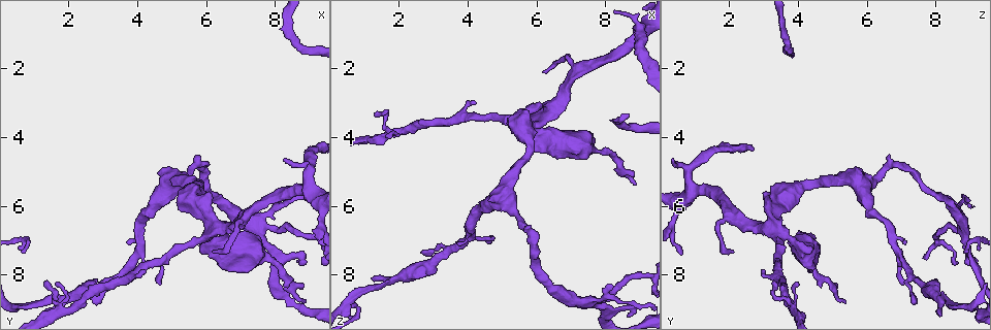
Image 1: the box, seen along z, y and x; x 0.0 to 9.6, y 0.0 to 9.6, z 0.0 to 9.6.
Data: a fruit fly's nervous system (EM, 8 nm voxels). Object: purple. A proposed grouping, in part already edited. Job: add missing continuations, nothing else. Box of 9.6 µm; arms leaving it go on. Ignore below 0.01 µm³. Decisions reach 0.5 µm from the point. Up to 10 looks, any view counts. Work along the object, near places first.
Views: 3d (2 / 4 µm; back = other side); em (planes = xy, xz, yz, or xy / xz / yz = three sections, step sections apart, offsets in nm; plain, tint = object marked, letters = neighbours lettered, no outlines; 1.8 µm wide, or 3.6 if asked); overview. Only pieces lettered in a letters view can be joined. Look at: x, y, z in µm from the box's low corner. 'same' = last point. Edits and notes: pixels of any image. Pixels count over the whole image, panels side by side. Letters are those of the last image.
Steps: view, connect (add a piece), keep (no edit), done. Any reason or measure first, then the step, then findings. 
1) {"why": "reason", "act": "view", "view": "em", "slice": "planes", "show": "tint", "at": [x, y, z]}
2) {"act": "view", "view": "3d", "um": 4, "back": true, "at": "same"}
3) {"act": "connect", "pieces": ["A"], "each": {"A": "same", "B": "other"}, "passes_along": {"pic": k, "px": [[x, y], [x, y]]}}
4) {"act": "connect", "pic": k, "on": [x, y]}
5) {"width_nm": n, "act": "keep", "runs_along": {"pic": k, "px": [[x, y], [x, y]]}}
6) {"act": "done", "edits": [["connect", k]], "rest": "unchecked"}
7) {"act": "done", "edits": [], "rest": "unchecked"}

{"why": "a fork", "act": "view", "view": "3d", "um": 4, "at": [1.75, 9.10, 3.90]}

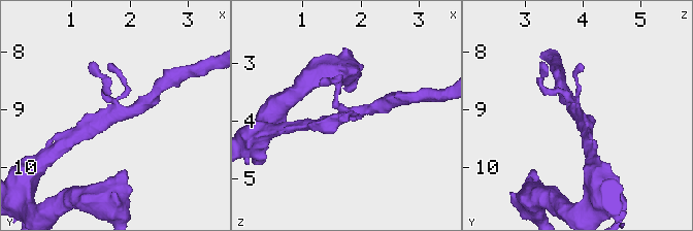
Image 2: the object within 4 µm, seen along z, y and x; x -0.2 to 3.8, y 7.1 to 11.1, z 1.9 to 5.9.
{"why": "shape alone is not enough", "act": "view", "view": "em", "slice": "xy", "step": 4, "show": "plain", "at": [1.80, 9.05, 3.85]}

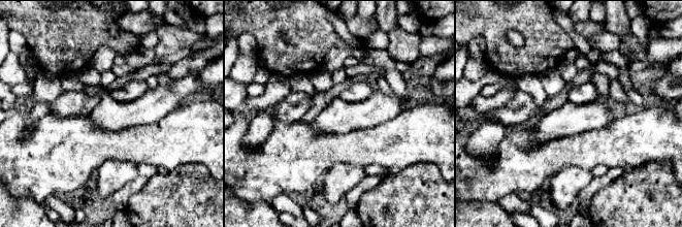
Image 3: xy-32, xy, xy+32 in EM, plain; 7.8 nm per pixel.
{"why": "see the neighbours", "act": "view", "view": "em", "slice": "xy", "step": 4, "show": "letters", "at": "same"}

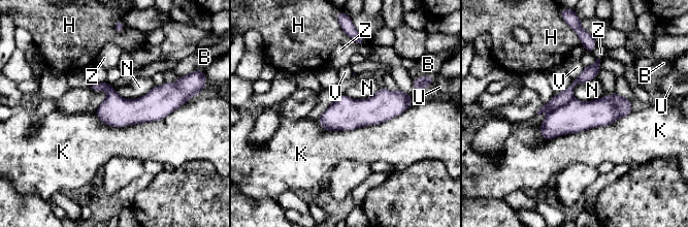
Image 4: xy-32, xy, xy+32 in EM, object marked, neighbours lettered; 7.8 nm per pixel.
{"act": "keep", "each": {"B": "other", "H": "other", "K": "other", "N": "other", "U": "other", "V": "other", "Z": "other"}, "runs_along": {"pic": 4, "px": [[406, 101], [321, 120]]}, "found": "no lettered piece goes on from it"}

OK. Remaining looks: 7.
{"why": "an open end", "act": "view", "view": "3d", "um": 4, "at": [5.55, 6.20, 3.55]}

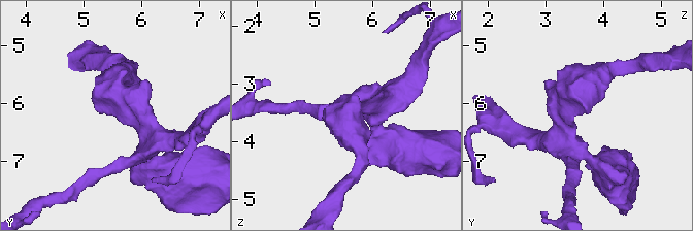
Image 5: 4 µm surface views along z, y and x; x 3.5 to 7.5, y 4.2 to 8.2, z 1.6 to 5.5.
{"act": "view", "view": "em", "slice": "xy", "step": 16, "show": "letters", "at": [5.50, 6.20, 3.50]}

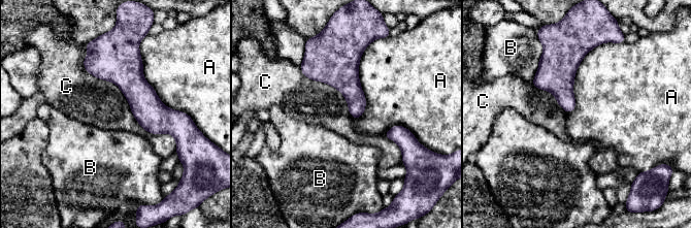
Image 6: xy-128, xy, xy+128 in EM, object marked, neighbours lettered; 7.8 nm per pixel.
{"longest_contact_nm": ["C", 1050], "act": "keep", "each": {"A": "other", "B": "other", "C": "other"}, "found": "none of them fits"}

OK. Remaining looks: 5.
{"why": "thin end", "act": "view", "view": "3d", "um": 2, "at": [6.15, 7.25, 2.05]}

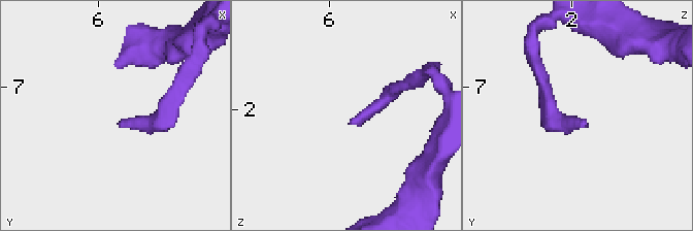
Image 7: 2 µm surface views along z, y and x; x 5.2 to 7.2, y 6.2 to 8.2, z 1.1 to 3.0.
{"act": "view", "view": "em", "slice": "xz", "step": 8, "show": "plain", "at": [6.16, 7.32, 2.08]}

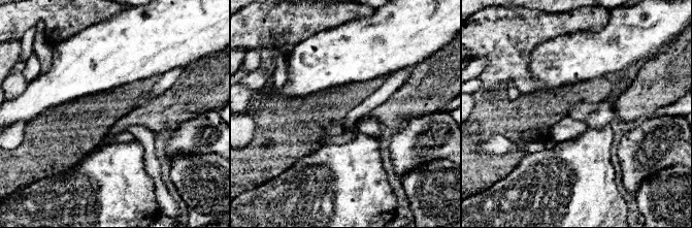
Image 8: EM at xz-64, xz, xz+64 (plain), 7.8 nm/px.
{"why": "what lies round it", "act": "view", "view": "em", "slice": "xz", "step": 8, "show": "letters", "at": "same"}

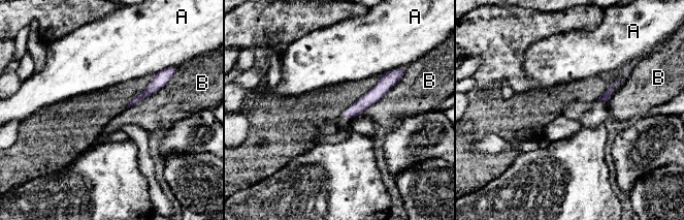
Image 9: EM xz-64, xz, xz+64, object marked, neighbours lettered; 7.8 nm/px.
{"act": "keep", "each": {"A": "other", "B": "other"}, "runs_along": {"pic": 9, "px": [[390, 76], [368, 99], [345, 114]]}, "found": "no lettered piece goes on from it"}

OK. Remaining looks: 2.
{"why": "four arms meet", "act": "view", "view": "3d", "um": 2, "at": [7.45, 6.70, 8.85]}

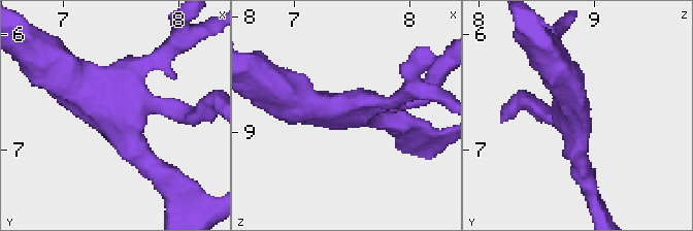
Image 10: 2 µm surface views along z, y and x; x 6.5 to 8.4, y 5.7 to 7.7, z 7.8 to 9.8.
{"arms": 4, "why": "need the tissue", "act": "view", "view": "em", "um": 3.6, "slice": "planes", "show": "letters", "at": [7.42, 6.70, 8.86]}

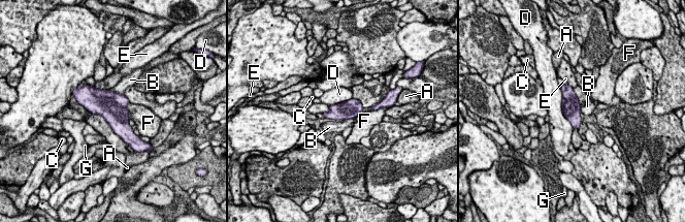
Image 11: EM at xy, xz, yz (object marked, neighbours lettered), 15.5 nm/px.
{"act": "keep", "each": {"A": "other", "B": "other", "C": "other", "D": "other", "E": "other", "F": "other", "G": "other"}, "border": {"pic": 11, "px": [[573, 88], [581, 112]]}, "found": "no lettered piece goes on from it"}

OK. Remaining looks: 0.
{"act": "done", "edits": [], "rest": "unchecked"}

